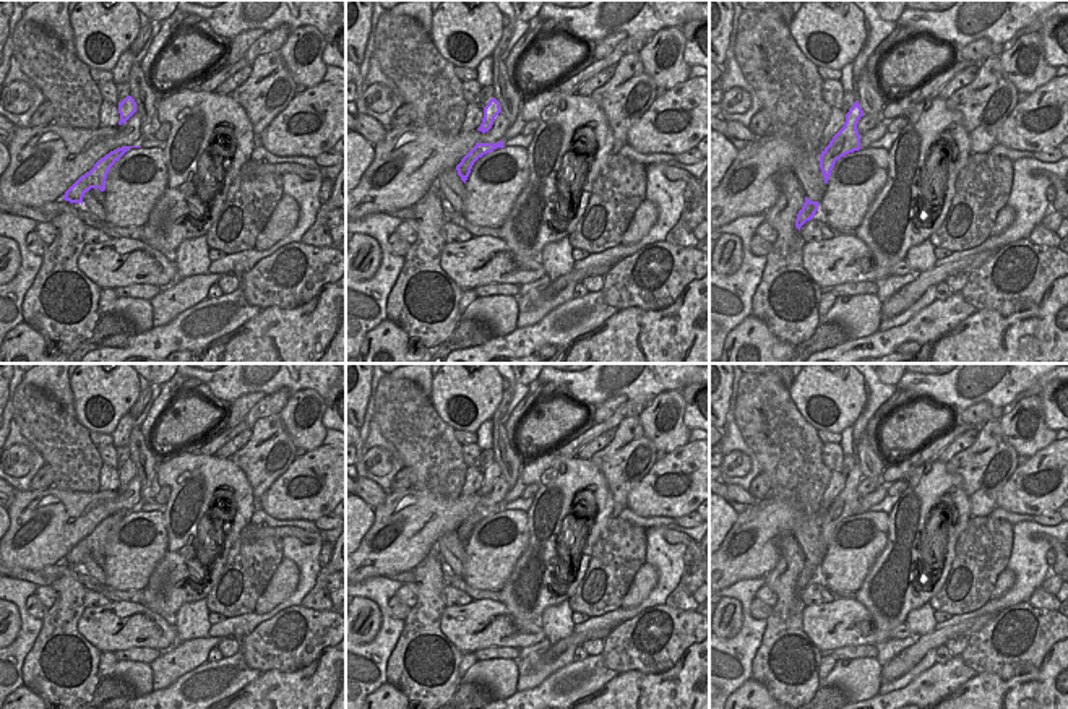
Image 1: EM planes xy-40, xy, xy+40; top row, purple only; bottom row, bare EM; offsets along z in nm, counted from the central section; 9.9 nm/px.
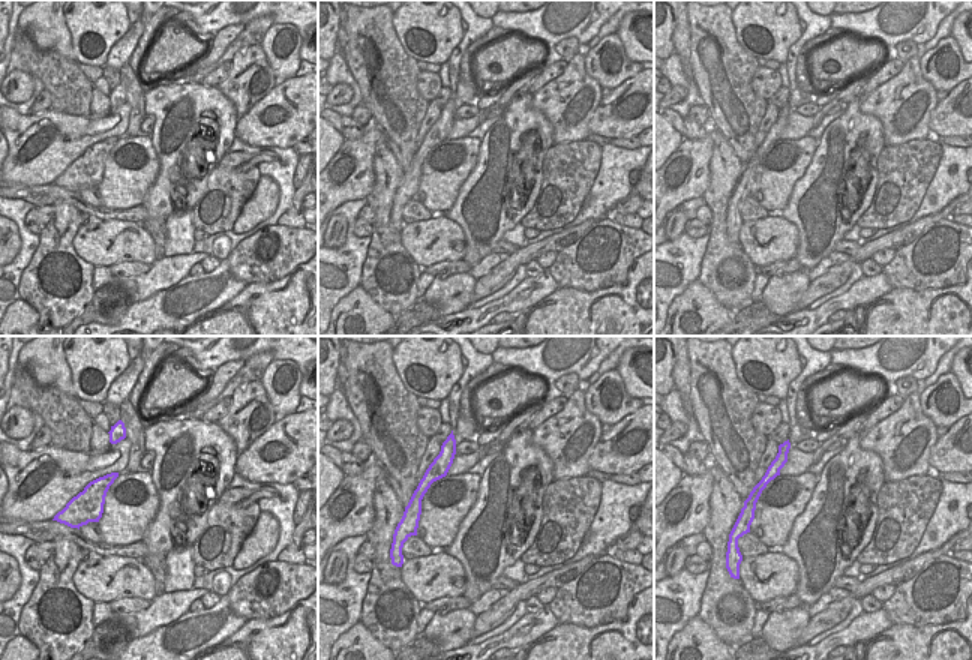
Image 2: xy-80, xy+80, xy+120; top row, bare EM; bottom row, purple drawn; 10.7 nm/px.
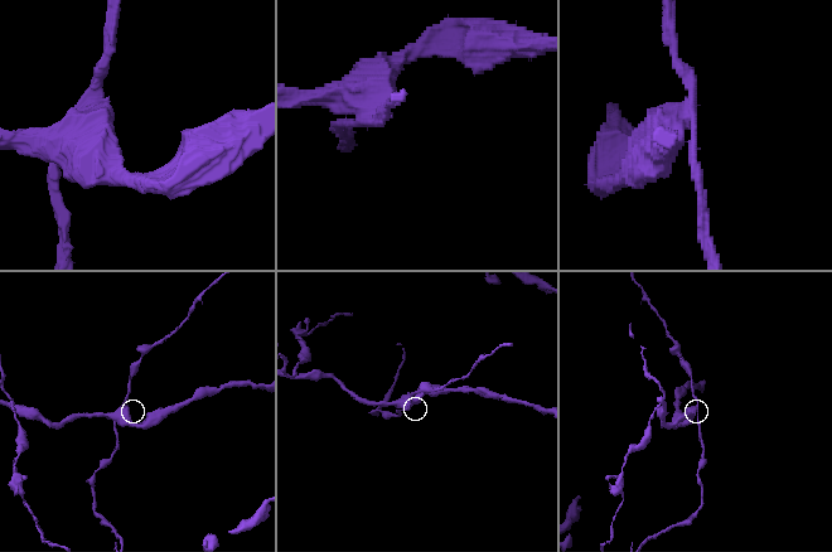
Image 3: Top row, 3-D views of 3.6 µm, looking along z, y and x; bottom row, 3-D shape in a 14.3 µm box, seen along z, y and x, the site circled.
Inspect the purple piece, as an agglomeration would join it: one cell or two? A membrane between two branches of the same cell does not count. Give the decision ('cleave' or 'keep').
cleave

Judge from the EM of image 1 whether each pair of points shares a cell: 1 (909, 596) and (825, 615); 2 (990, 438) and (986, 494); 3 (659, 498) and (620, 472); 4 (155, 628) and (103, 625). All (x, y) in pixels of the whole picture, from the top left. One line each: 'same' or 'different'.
1: different
2: same
3: different
4: same

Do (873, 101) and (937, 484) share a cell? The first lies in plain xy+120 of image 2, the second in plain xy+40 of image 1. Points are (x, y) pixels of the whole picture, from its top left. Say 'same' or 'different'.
different

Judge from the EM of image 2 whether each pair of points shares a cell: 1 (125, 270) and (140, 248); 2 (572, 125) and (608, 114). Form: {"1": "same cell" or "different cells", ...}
{"1": "different cells", "2": "different cells"}

